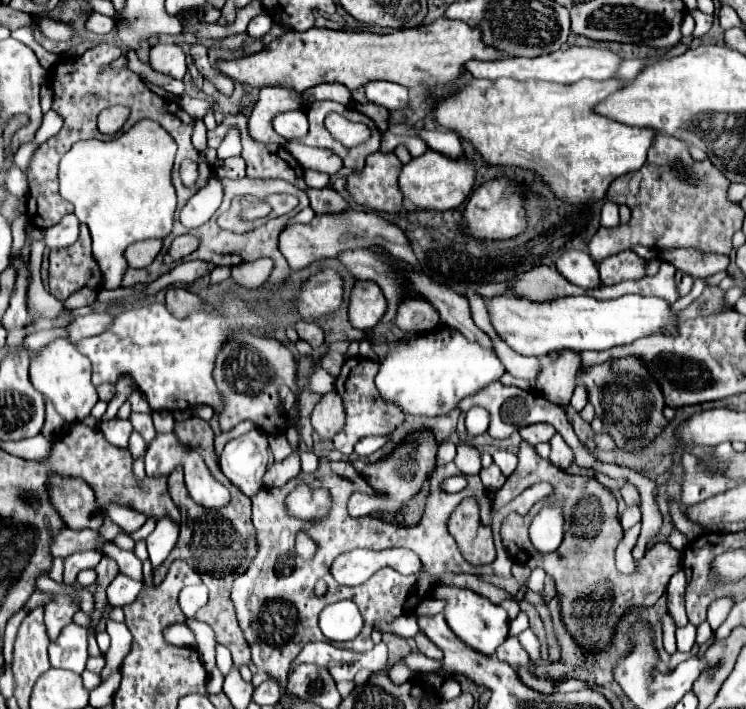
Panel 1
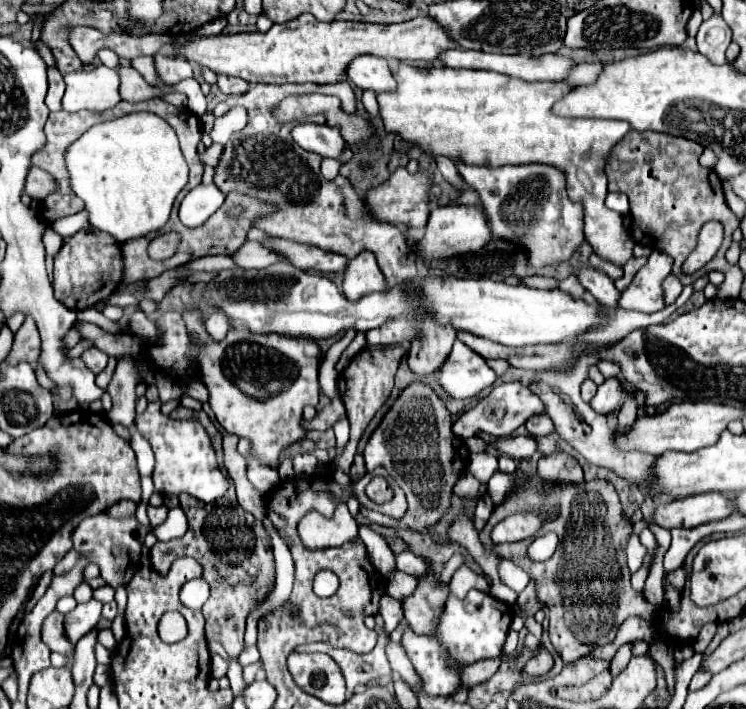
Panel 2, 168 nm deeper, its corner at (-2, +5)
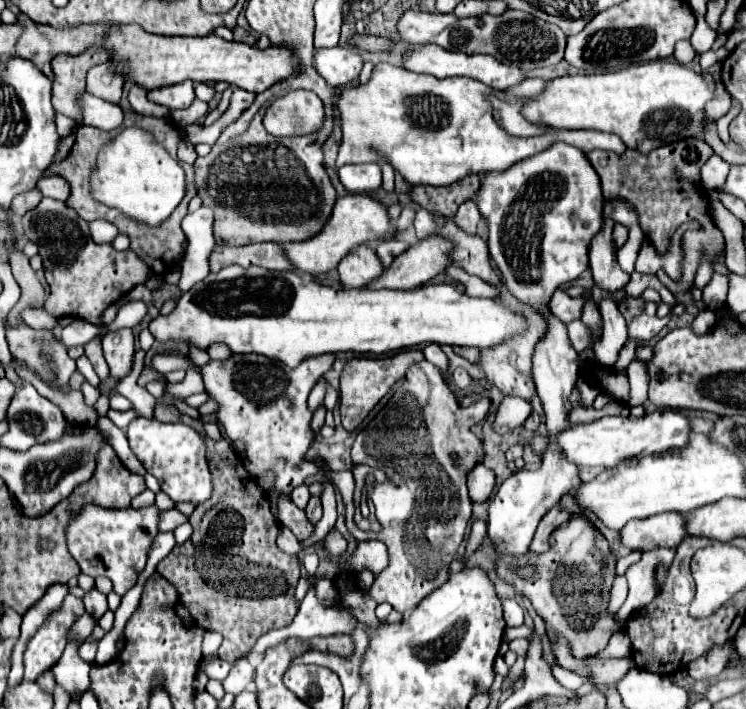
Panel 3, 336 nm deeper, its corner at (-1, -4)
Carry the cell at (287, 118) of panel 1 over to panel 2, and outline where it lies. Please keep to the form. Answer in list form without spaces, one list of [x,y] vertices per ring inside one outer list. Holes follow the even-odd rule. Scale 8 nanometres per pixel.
[[[299,123],[299,125],[293,127],[291,137],[303,149],[319,153],[321,157],[339,159],[343,149],[345,149],[345,141],[341,137],[339,127],[315,125],[315,123]]]

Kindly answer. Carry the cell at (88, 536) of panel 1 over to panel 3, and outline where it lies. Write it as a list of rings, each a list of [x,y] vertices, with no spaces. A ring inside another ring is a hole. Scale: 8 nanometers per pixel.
[[[86,506],[80,516],[70,522],[68,550],[80,564],[82,574],[92,578],[106,576],[112,580],[114,592],[124,596],[136,582],[146,566],[146,554],[158,534],[158,508],[146,506],[140,510],[122,508],[108,510],[100,506]]]

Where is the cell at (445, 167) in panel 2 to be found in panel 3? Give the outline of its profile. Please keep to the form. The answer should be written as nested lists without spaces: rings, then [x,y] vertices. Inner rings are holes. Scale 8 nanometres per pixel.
[[[464,200],[464,202],[462,202],[462,206],[458,208],[458,212],[456,212],[454,220],[456,220],[456,224],[458,224],[460,228],[464,228],[466,232],[470,232],[470,234],[478,232],[480,212],[478,212],[478,208],[476,208],[474,200]]]

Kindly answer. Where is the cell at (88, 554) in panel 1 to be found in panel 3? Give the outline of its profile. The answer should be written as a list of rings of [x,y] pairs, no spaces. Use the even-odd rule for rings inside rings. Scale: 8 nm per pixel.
[[[68,594],[60,608],[56,608],[48,620],[36,630],[34,638],[28,642],[24,652],[24,680],[36,680],[40,674],[48,672],[62,656],[66,646],[66,628],[84,614],[82,598]]]

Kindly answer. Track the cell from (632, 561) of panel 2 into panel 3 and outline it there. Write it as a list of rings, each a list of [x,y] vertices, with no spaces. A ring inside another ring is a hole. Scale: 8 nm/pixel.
[[[618,576],[616,582],[614,582],[614,588],[612,588],[612,598],[610,598],[610,610],[612,612],[618,612],[620,606],[624,604],[628,596],[628,582],[624,576]]]

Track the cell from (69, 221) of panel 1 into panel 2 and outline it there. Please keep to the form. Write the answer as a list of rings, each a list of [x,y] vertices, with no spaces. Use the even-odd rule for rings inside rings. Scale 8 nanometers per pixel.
[[[47,229],[45,235],[43,235],[43,245],[45,245],[47,255],[55,255],[55,253],[61,249],[61,245],[63,245],[63,237],[57,235],[55,231]]]

